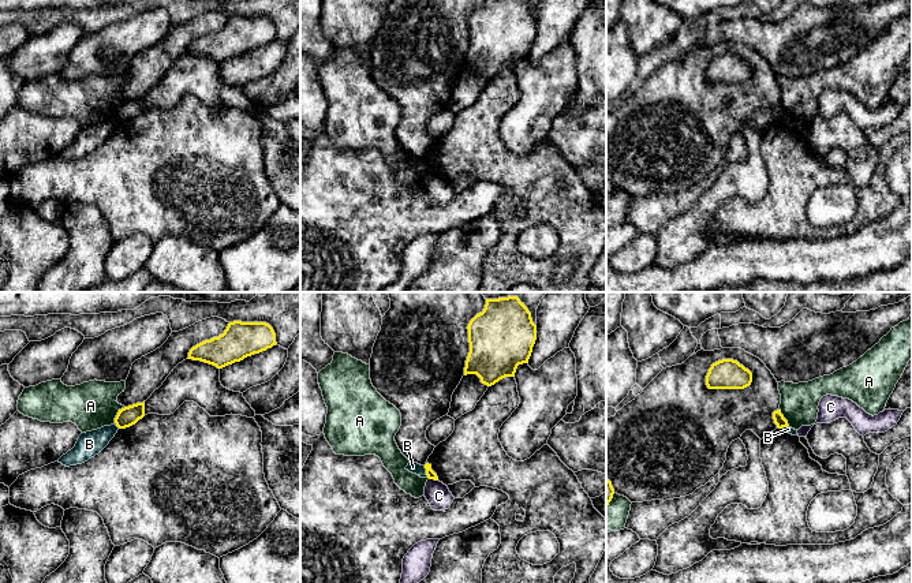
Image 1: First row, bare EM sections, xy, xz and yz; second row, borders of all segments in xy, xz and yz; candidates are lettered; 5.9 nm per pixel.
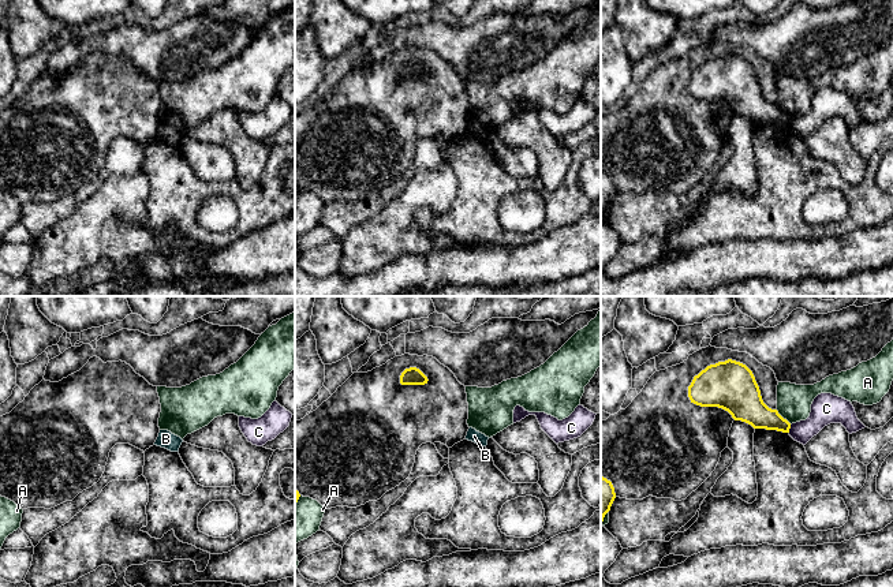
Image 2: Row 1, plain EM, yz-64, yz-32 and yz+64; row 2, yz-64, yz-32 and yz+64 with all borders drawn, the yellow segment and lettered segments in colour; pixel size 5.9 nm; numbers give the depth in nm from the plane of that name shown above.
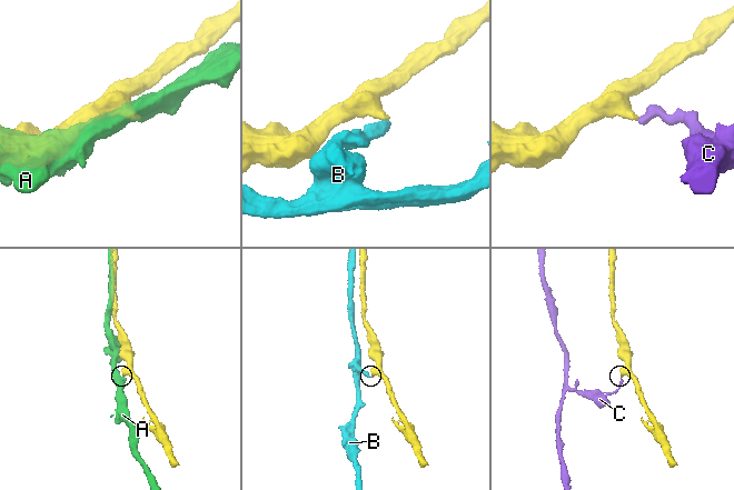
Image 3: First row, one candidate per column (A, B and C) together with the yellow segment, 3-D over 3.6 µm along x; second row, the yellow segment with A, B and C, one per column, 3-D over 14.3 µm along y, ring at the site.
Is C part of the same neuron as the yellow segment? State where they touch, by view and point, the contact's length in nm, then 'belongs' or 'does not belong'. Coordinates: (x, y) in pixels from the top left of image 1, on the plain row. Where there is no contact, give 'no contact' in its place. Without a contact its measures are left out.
meets yellow in xz at (433, 172); contact 60 nm long; does not belong

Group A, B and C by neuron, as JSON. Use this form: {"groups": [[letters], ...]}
{"groups": [["A"], ["B"], ["C"]]}

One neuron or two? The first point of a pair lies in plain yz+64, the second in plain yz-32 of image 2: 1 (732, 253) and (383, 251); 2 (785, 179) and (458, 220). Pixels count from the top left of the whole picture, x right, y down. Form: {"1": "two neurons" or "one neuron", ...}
{"1": "two neurons", "2": "one neuron"}

